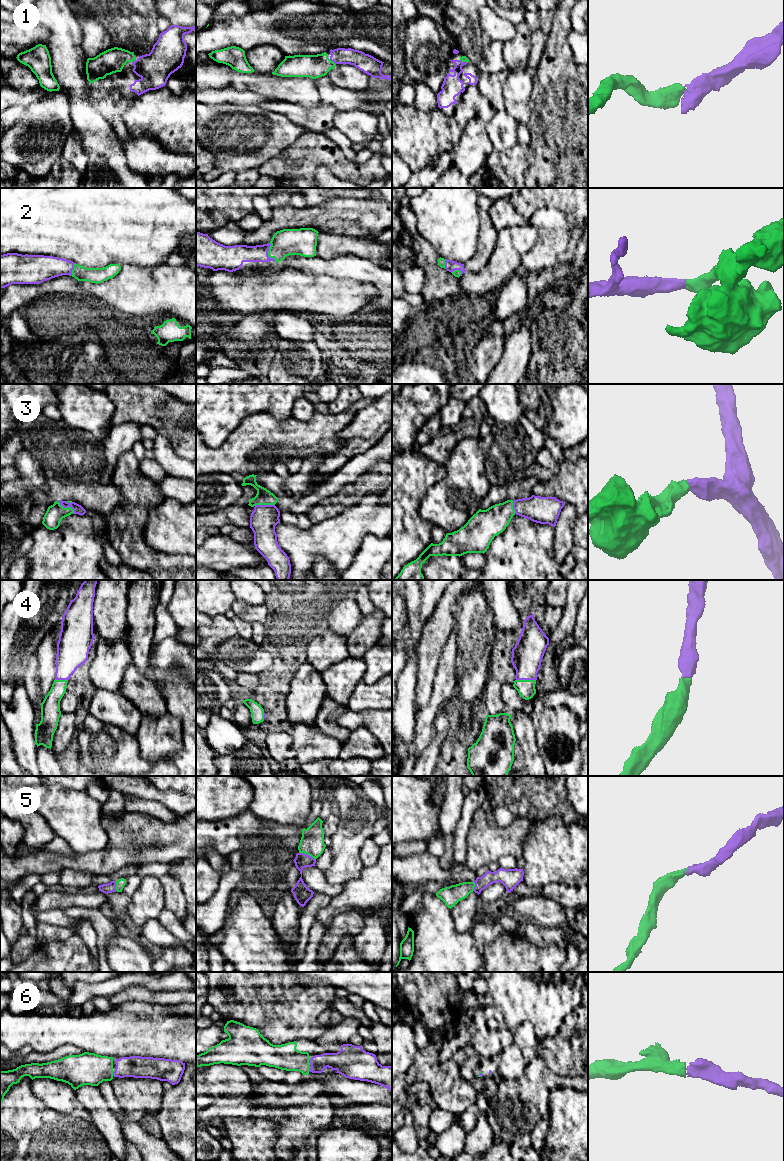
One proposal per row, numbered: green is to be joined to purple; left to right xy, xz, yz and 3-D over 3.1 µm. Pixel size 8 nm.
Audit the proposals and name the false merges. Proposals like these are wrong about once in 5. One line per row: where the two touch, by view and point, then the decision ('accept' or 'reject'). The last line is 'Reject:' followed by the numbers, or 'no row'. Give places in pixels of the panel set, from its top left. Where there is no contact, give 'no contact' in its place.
1: meets purple in xz at (332, 60); accept
2: meets purple in xz at (267, 253); accept
3: meets purple in xy at (67, 507); accept
4: meets purple in yz at (526, 679); accept
5: meets purple in xz at (306, 854); accept
6: meets purple in xz at (309, 1061); accept
Reject: no row

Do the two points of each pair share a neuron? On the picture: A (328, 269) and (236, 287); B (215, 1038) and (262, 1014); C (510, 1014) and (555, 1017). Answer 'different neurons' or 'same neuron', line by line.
A: different neurons
B: different neurons
C: same neuron

